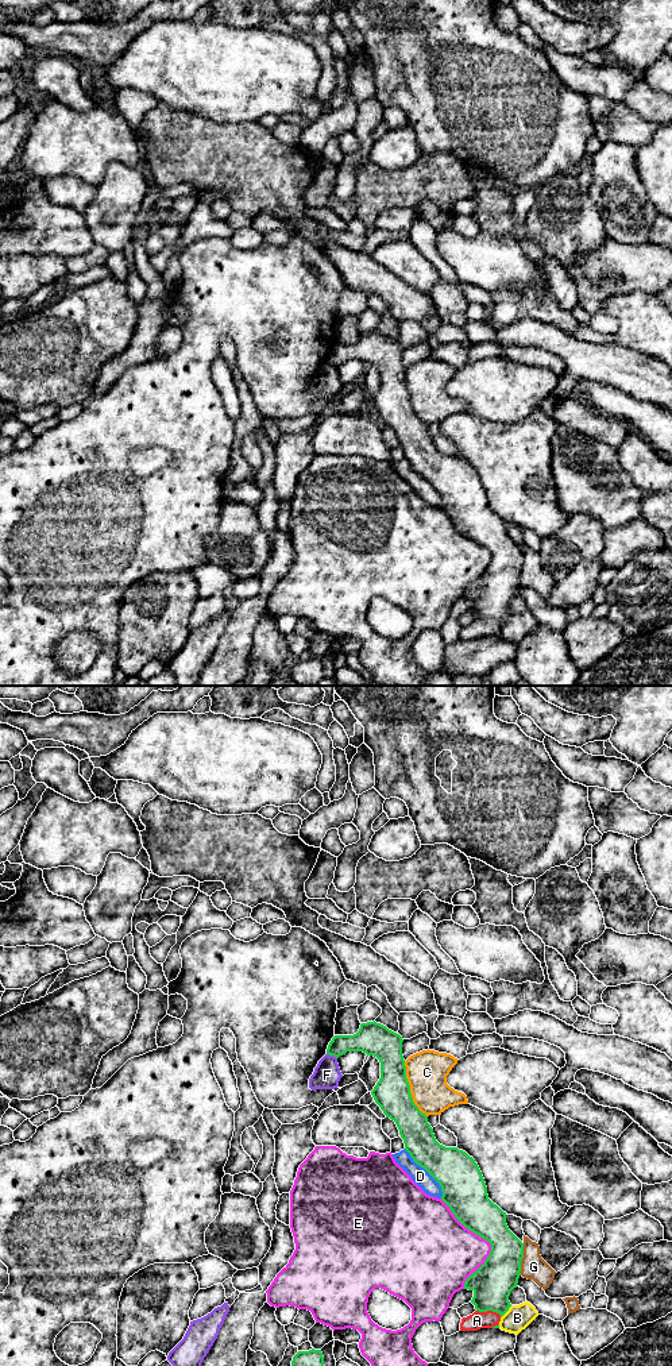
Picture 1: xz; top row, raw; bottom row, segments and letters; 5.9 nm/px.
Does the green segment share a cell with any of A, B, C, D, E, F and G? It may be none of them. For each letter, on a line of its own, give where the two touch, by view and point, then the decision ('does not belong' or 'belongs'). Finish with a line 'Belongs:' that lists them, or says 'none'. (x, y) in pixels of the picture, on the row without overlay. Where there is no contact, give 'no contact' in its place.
A: xz (489, 618) | does not belong
B: xz (506, 620) | does not belong
C: xz (409, 398) | does not belong
D: xz (428, 481) | does not belong
E: xz (486, 548) | does not belong
F: xz (332, 363) | does not belong
G: xz (521, 568) | does not belong
Belongs: none

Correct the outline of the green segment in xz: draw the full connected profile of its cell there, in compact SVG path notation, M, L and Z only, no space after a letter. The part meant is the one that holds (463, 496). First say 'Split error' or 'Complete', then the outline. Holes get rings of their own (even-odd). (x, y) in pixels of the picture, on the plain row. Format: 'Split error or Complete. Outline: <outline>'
Complete. Outline: M374 329L362 332L354 344L335 344L327 363L339 367L347 360L363 360L379 368L381 387L371 400L375 412L395 431L413 470L440 493L441 509L455 526L491 553L490 564L463 598L474 601L471 611L476 620L493 620L502 626L511 616L509 605L521 584L524 552L509 539L506 521L488 508L475 468L436 449L428 425L413 410L402 351L399 343Z

